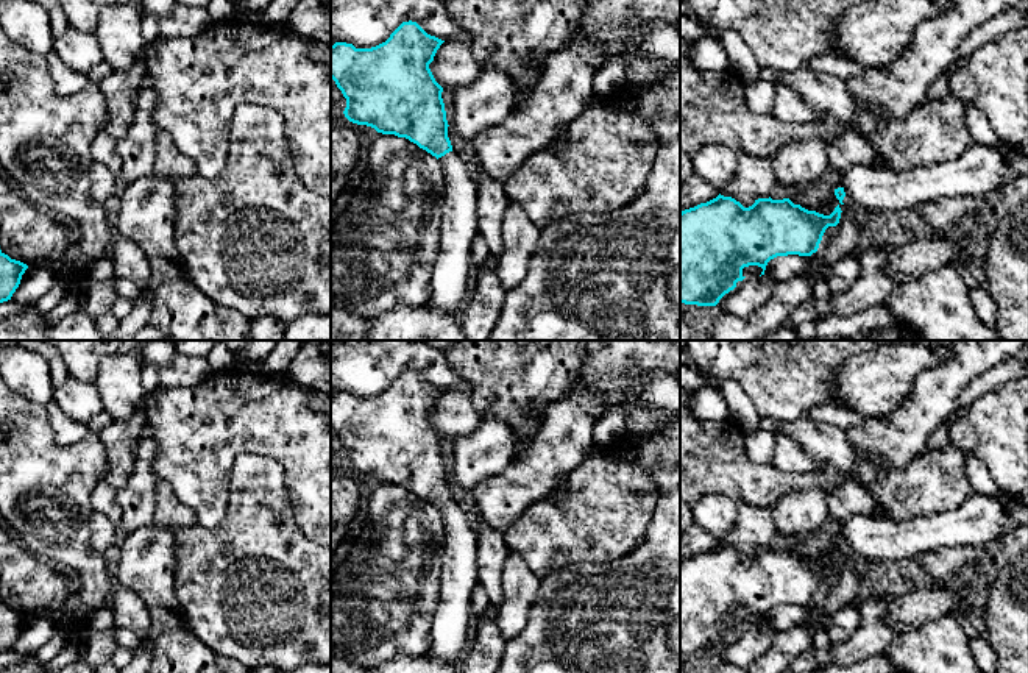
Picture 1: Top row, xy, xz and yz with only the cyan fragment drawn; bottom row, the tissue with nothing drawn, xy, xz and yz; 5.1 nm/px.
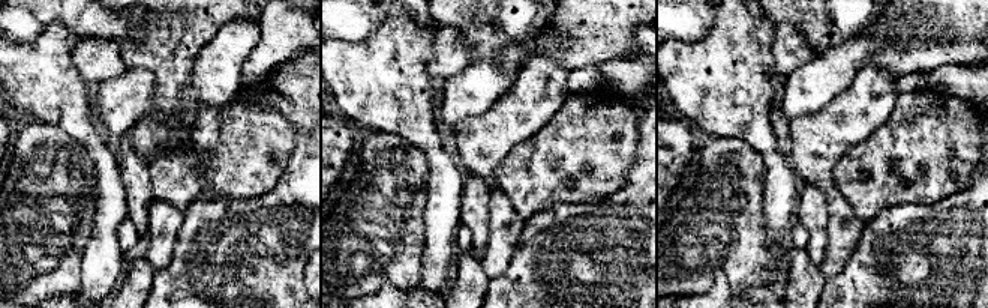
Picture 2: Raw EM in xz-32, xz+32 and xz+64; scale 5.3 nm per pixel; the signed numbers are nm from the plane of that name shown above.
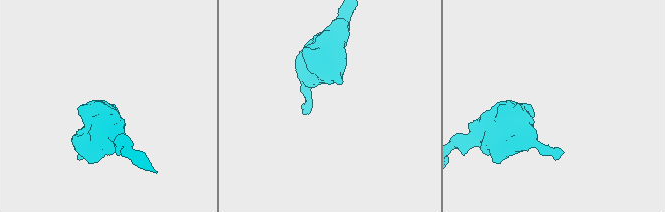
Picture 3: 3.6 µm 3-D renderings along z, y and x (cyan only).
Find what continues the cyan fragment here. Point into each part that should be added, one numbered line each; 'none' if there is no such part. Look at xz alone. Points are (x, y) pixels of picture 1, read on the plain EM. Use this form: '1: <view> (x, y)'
1: xz (453, 625)

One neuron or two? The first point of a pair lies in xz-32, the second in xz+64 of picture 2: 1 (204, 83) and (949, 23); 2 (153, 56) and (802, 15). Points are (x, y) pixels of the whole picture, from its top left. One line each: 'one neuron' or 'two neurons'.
1: two neurons
2: one neuron

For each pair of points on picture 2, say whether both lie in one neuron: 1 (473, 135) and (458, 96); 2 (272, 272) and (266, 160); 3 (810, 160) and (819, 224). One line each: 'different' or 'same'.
1: different
2: different
3: different

